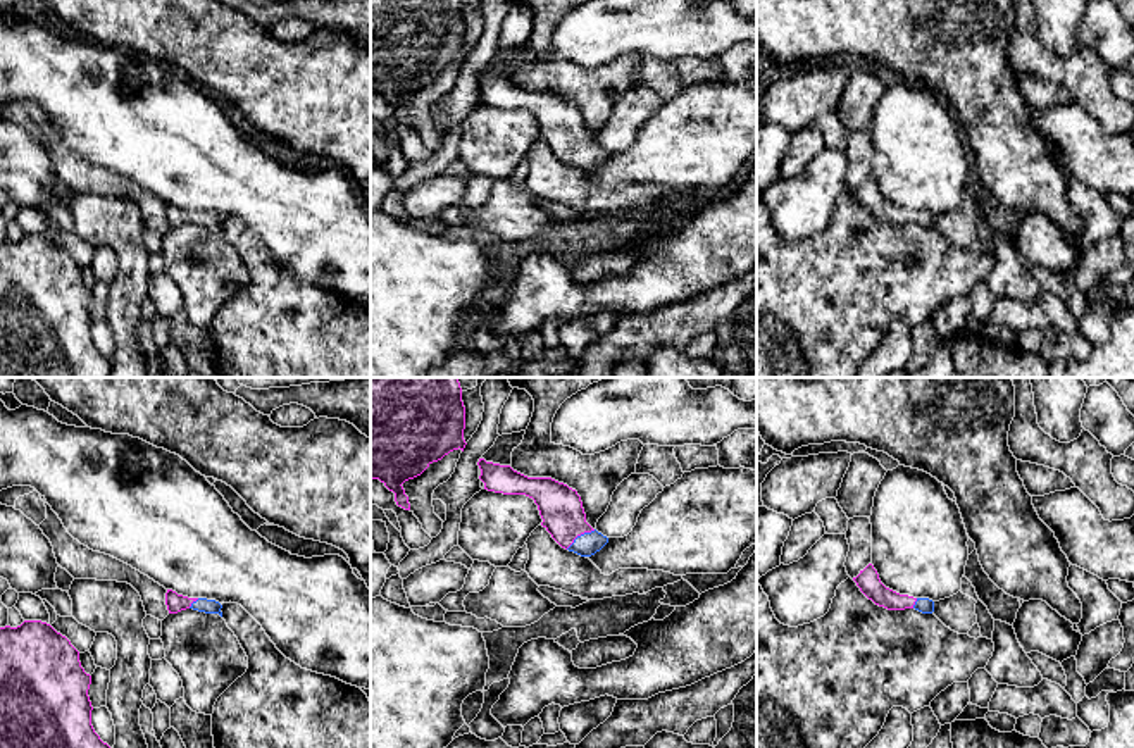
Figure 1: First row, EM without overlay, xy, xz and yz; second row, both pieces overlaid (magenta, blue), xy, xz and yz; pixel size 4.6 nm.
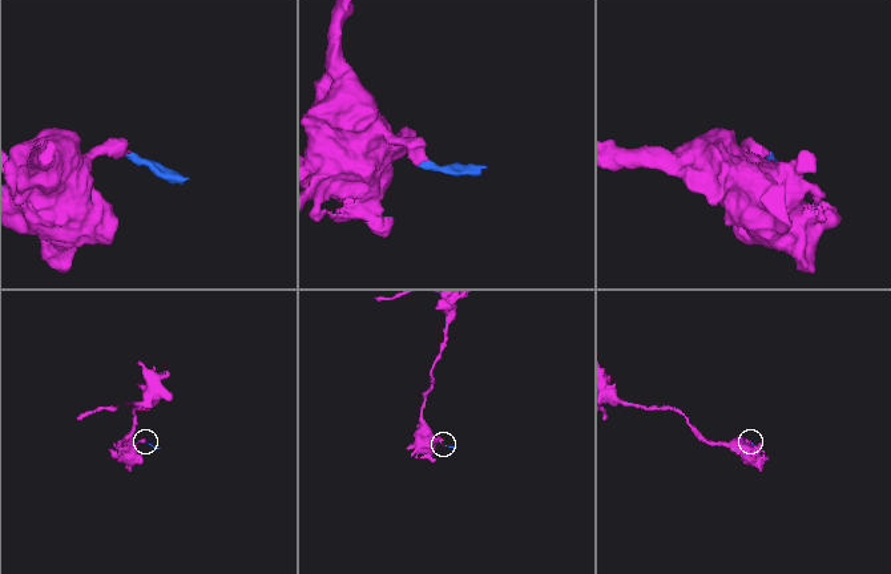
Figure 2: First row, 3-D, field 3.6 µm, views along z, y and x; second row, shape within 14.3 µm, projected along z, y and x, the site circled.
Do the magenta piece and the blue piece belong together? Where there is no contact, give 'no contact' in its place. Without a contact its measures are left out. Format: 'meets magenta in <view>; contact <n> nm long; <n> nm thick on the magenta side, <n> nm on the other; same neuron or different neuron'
meets magenta in xz; contact 170 nm long; 200 nm thick on the magenta side, 110 nm on the other; same neuron

